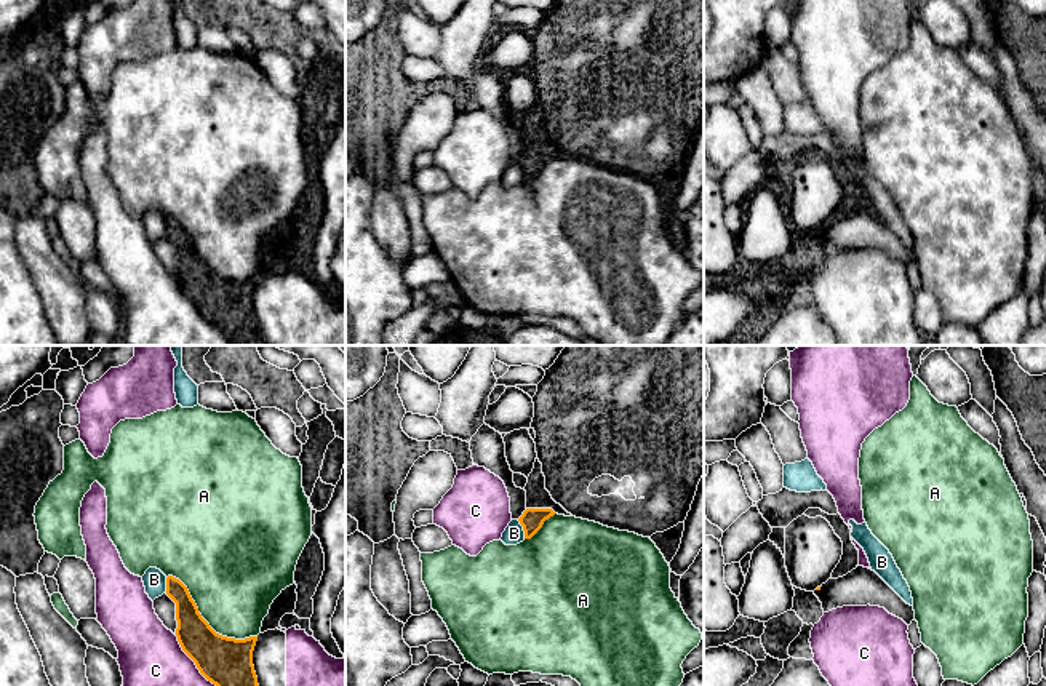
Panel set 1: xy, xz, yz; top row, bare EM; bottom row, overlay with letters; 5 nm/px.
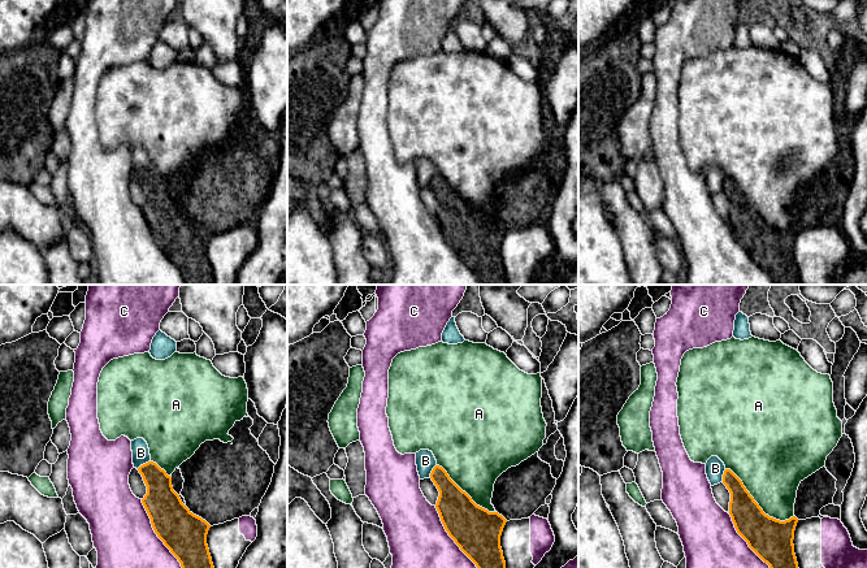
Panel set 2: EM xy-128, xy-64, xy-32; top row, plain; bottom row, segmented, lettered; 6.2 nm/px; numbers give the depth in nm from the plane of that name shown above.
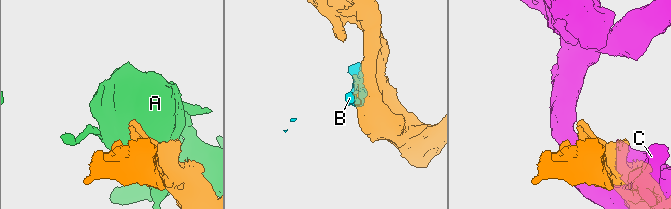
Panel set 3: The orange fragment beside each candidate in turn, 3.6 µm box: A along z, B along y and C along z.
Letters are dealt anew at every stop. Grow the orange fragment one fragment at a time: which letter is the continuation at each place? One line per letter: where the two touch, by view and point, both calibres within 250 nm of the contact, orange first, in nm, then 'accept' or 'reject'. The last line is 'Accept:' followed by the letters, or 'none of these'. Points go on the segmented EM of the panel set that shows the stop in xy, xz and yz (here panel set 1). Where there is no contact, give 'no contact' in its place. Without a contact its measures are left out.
A: xy (205, 621) | 240/440 nm | reject
B: xz (523, 530) | 120/100 nm | reject
C: xy (194, 661) | 240/320 nm | reject
Accept: none of these

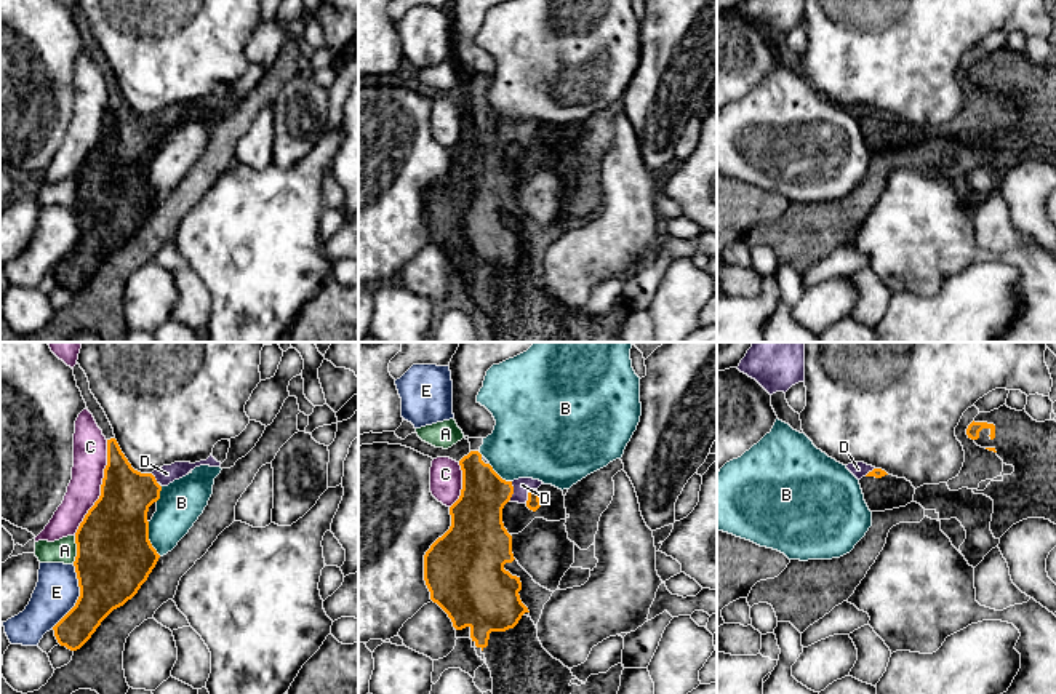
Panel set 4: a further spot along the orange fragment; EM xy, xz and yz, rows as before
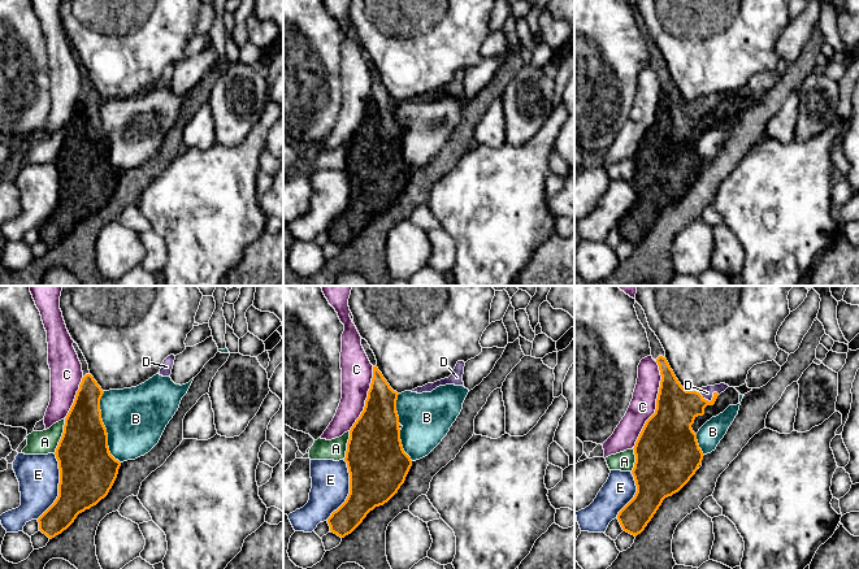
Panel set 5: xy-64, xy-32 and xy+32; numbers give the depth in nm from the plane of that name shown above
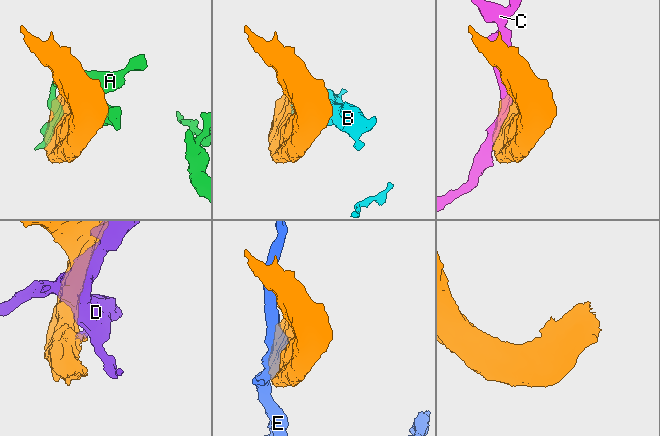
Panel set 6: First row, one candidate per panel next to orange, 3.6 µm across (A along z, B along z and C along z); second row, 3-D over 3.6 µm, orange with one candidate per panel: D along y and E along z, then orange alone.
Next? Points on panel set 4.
A: xy (77, 550) | 380/130 nm | reject
B: xy (148, 539) | 380/220 nm | reject
C: xy (101, 488) | 360/180 nm | reject
D: xz (528, 494) | 70/80 nm | accept
E: xy (79, 597) | 380/220 nm | reject
Accept: D

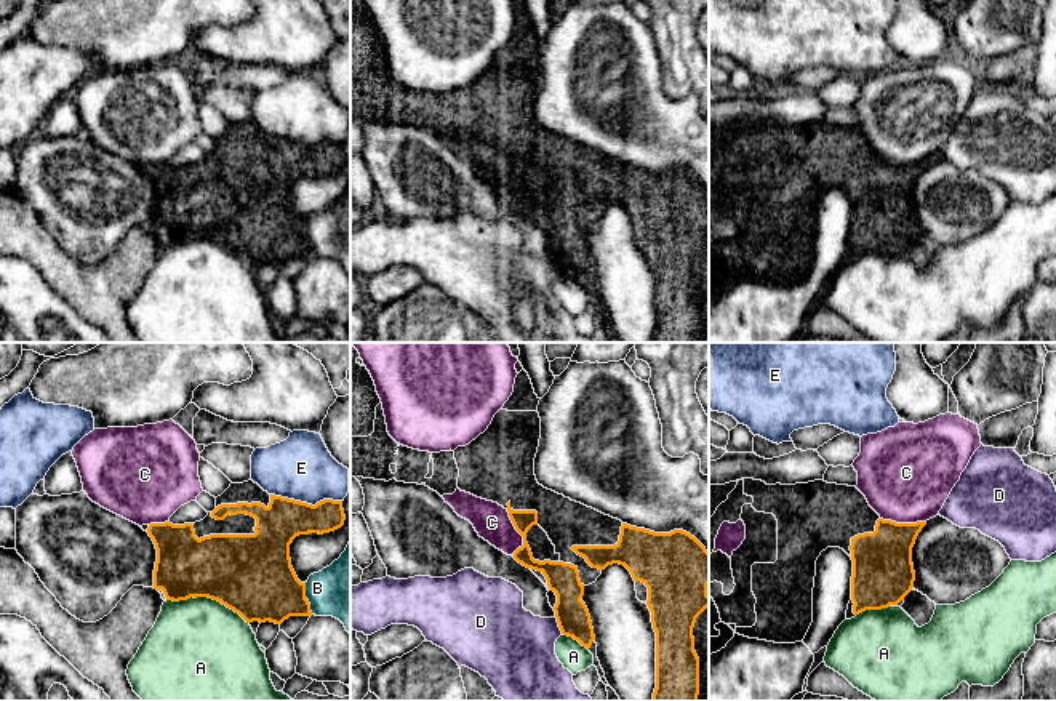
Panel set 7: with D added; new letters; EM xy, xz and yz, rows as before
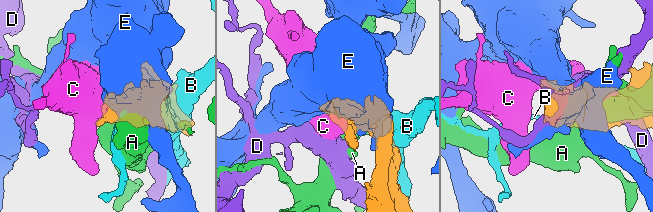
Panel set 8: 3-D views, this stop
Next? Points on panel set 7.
A: xy (208, 597) | 400/480 nm | reject
B: xy (306, 599) | 360/320 nm | reject
C: xz (519, 532) | 100/180 nm | reject
D: xz (559, 624) | 170/380 nm | reject
E: xy (306, 503) | 220/320 nm | reject
Accept: none of these

